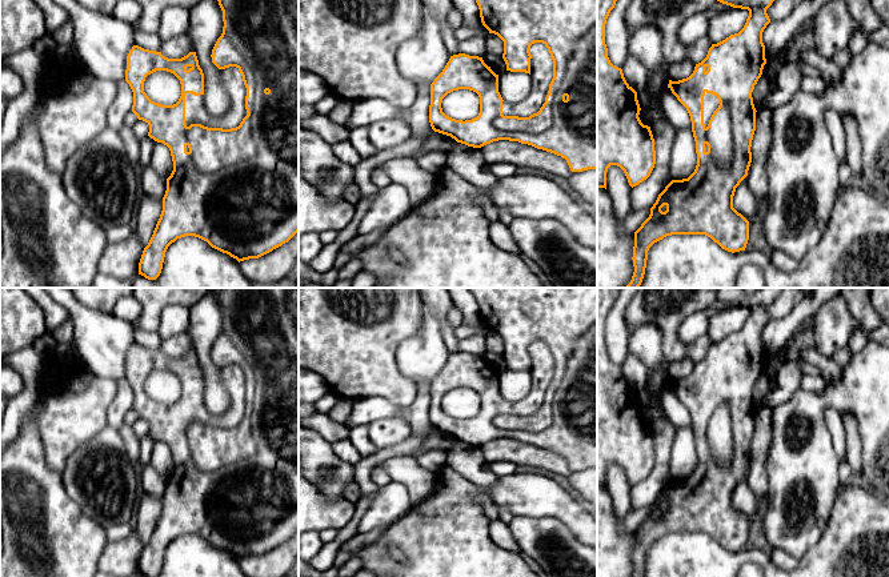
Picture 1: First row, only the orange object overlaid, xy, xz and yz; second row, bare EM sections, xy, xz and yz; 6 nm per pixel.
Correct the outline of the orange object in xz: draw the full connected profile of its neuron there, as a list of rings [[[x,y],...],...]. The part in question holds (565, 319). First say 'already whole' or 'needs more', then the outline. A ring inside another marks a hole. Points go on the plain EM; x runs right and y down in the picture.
needs more | [[[466,288],[476,298],[482,324],[489,332],[497,333],[504,340],[502,357],[506,362],[506,369],[525,370],[530,373],[532,388],[525,398],[517,402],[510,402],[502,398],[498,390],[498,373],[488,365],[482,356],[458,352],[450,354],[443,370],[431,382],[431,404],[429,404],[429,421],[435,430],[450,434],[457,441],[473,446],[481,446],[486,442],[498,438],[518,440],[521,442],[532,444],[566,458],[572,470],[582,470],[588,468],[597,468],[597,288]],[[458,388],[469,388],[480,396],[480,412],[472,418],[456,418],[443,410],[443,397]]]

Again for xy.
needs more | [[[213,288],[211,293],[223,309],[223,332],[211,356],[221,369],[229,394],[227,412],[213,414],[207,409],[204,372],[196,350],[168,357],[161,350],[133,344],[127,354],[132,410],[149,424],[151,437],[169,446],[173,460],[160,517],[139,561],[139,573],[145,577],[160,574],[168,545],[185,534],[199,536],[240,561],[272,550],[299,530],[299,288]],[[156,369],[171,370],[180,378],[181,394],[176,402],[155,401],[144,390],[145,376]]]

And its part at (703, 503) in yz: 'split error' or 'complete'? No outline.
split error

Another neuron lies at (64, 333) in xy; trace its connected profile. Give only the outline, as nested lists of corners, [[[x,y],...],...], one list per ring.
[[[68,317],[68,320],[61,326],[55,329],[52,332],[52,336],[57,341],[57,344],[61,342],[71,344],[73,337],[73,324],[71,317]]]

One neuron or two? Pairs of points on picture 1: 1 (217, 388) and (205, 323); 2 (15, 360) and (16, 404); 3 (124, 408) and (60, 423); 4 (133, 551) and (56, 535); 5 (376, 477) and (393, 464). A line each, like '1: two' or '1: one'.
1: one
2: one
3: two
4: two
5: two

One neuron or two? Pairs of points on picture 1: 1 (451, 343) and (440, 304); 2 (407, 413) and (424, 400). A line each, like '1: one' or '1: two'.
1: one
2: one

